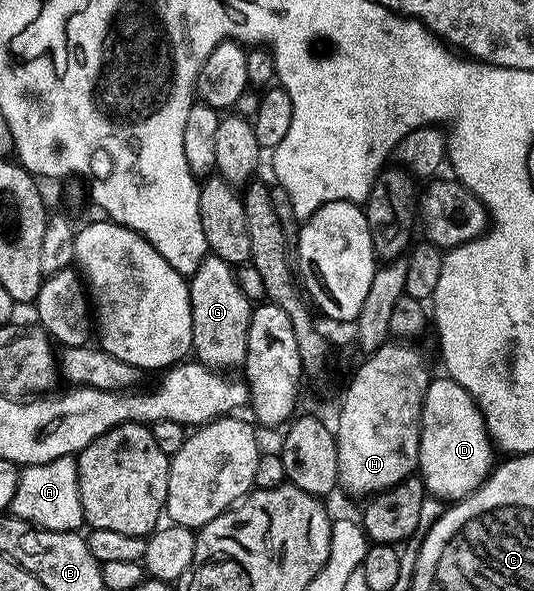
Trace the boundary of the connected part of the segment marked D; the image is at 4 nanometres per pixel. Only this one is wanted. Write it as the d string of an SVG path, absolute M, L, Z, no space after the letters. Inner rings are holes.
M431 378L426 390L426 400L422 403L422 417L418 424L420 453L418 454L417 474L431 496L443 501L457 501L472 494L489 477L496 463L496 458L494 459L496 448L490 441L486 422L476 401L454 379L441 378Z

